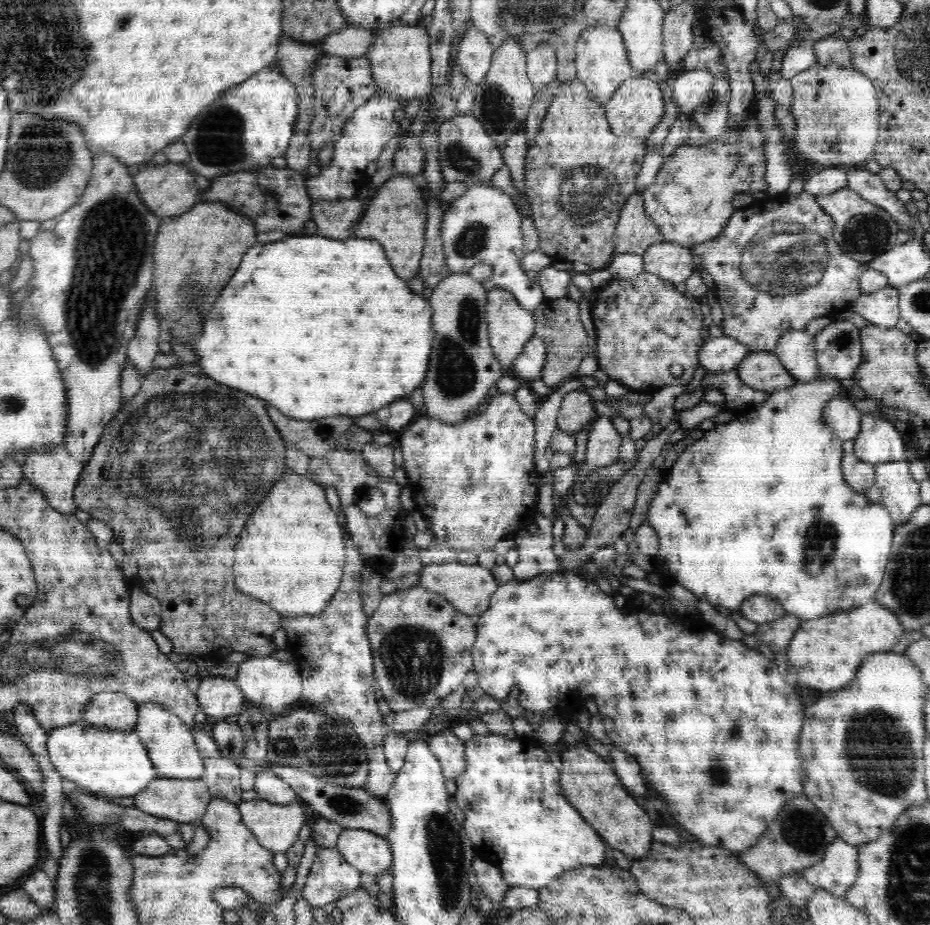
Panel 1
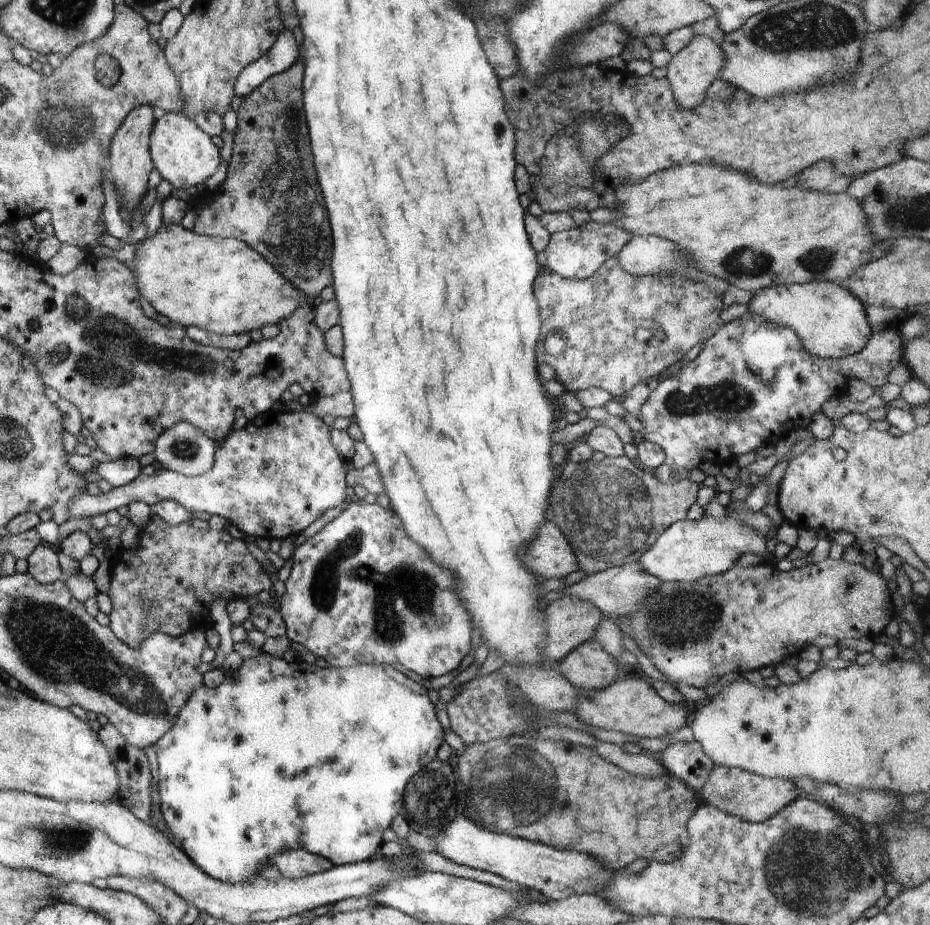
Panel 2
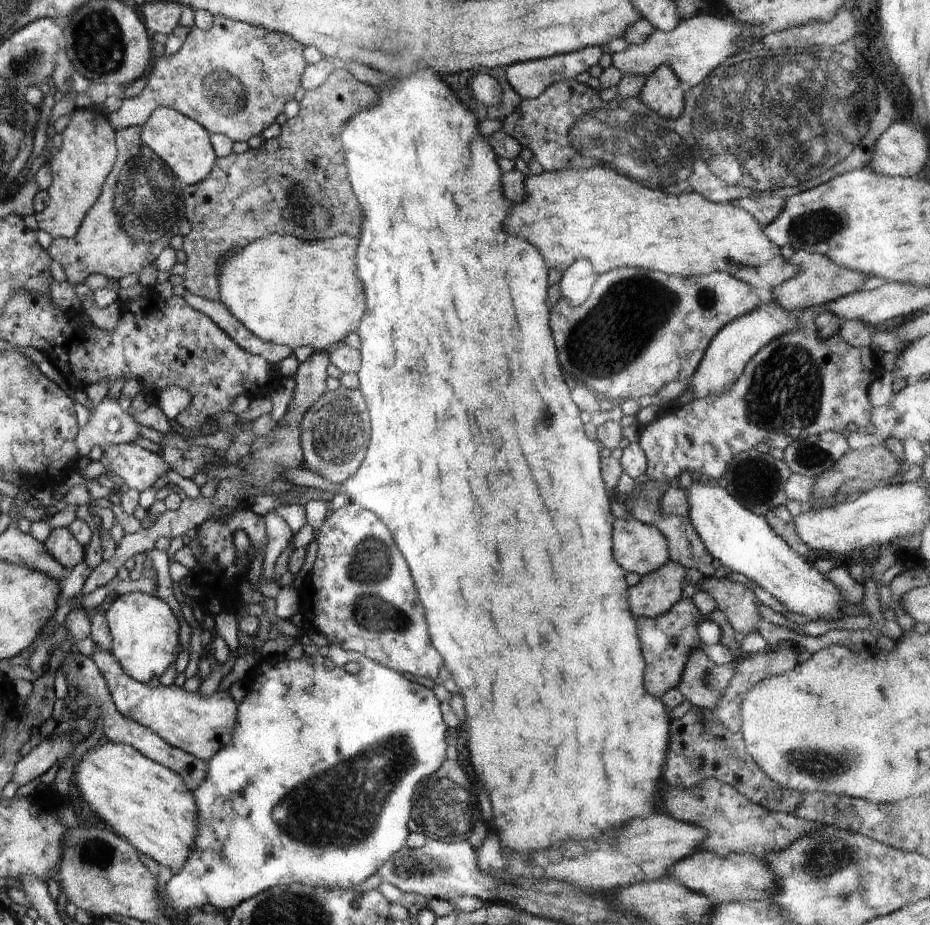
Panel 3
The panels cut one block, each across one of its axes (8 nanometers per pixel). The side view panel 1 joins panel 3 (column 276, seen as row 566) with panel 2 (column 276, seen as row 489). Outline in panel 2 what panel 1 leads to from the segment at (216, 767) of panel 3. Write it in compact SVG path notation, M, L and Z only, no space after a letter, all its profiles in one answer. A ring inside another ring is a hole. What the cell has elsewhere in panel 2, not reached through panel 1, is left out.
M261 651L254 658L246 658L241 666L226 671L225 679L216 688L200 685L186 704L180 708L172 728L153 744L158 760L161 815L168 832L202 872L214 880L230 884L246 884L260 877L264 865L279 852L302 849L328 858L334 865L369 861L380 855L384 843L383 832L390 828L392 819L404 806L404 788L412 774L436 759L438 748L444 742L444 730L438 722L435 705L421 683L393 668L392 665L362 664L350 668L321 668L317 665L289 663Z

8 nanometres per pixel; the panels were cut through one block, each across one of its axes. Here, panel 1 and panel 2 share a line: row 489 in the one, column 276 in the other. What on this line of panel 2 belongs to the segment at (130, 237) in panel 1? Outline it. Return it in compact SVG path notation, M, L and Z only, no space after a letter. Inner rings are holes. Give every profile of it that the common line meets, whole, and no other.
M284 27L272 48L240 72L238 78L236 78L236 84L234 84L236 97L248 96L252 90L258 88L271 76L276 76L276 74L288 70L301 57L302 52L296 43L294 34Z

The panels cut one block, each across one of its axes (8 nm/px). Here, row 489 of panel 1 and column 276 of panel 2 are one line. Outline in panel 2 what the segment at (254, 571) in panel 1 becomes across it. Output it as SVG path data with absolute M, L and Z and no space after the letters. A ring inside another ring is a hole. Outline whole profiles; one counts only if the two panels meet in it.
M181 224L162 225L160 230L148 240L144 240L132 261L136 280L140 280L140 294L152 304L152 308L178 322L182 327L198 326L219 335L239 335L264 326L278 324L284 318L290 318L302 297L292 284L276 272L256 250L236 238L224 238L214 235L199 235L186 230Z

